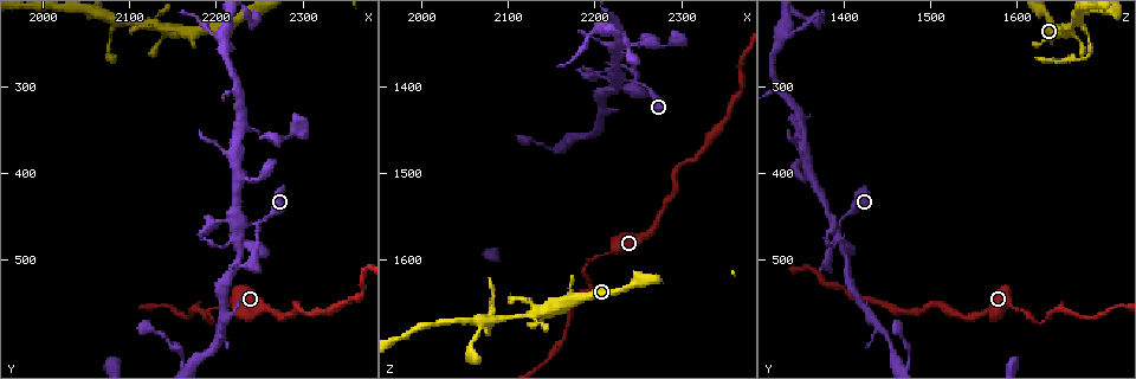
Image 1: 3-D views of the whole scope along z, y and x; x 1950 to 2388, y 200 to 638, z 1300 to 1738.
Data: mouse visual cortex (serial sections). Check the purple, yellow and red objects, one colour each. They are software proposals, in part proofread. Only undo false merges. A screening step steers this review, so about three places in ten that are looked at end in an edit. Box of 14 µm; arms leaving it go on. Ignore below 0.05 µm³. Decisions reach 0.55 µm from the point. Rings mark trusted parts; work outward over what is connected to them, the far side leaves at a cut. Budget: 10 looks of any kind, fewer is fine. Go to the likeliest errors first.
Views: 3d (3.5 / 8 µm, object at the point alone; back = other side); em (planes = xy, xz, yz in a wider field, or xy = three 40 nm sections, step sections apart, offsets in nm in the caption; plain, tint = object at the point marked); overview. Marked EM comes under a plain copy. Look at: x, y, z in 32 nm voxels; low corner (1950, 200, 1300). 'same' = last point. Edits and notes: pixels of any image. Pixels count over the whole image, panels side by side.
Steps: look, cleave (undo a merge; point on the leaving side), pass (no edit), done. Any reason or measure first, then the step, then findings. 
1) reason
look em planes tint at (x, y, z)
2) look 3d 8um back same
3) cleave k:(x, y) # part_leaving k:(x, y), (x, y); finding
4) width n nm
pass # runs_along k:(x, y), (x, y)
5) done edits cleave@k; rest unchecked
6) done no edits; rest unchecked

thin neck
look 3d 3.5um at (2235, 455, 1390)

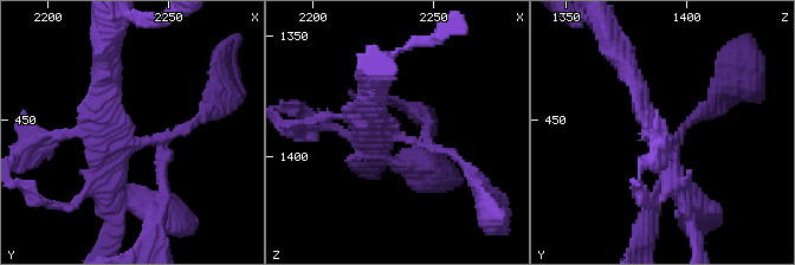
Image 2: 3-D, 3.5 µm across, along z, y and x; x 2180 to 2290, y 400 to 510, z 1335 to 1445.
look em xy step 2 tint at (2232, 460, 1391)

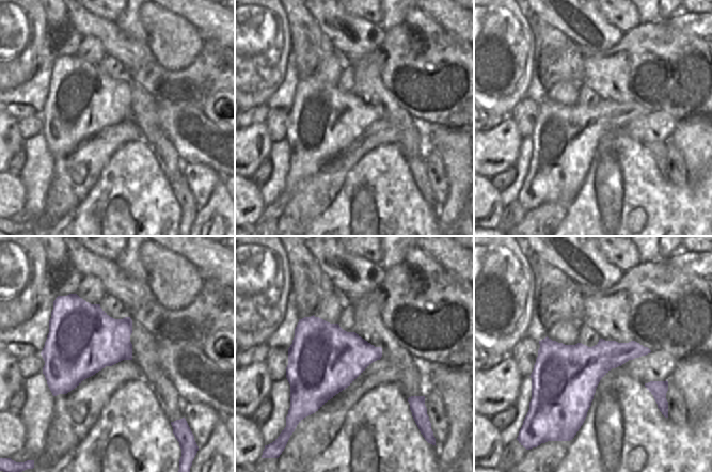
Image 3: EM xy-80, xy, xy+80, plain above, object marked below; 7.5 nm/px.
width 550 nm
pass # runs_along 2:(460, 161), (392, 134), (369, 101); all the same cell

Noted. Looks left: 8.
sharp bend
look 3d 3.5um at (2195, 570, 1635)

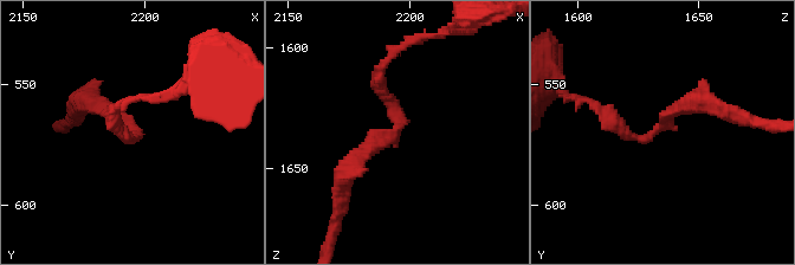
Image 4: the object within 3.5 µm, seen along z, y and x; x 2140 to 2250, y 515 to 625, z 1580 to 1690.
arm_widths 150, 200 nm
look em xy step 3 tint at (2195, 570, 1633)

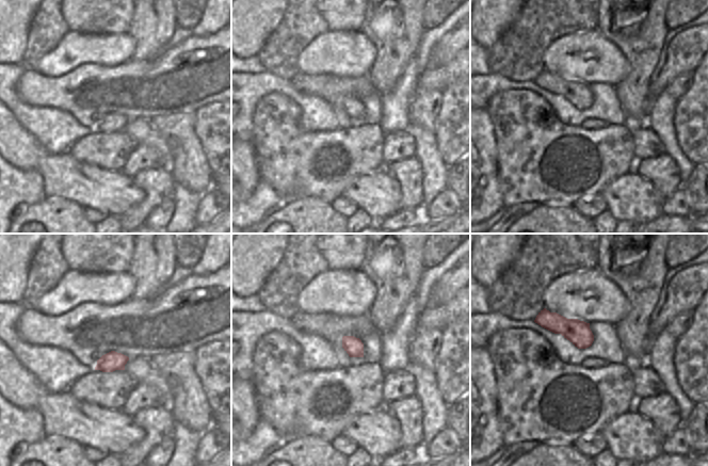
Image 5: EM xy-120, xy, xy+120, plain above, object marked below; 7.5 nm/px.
pass # runs_along 4:(383, 66), (398, 130), (347, 170); continuous, no second cell

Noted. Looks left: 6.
thick turns thin
look 3d 8um at (2130, 230, 1660)

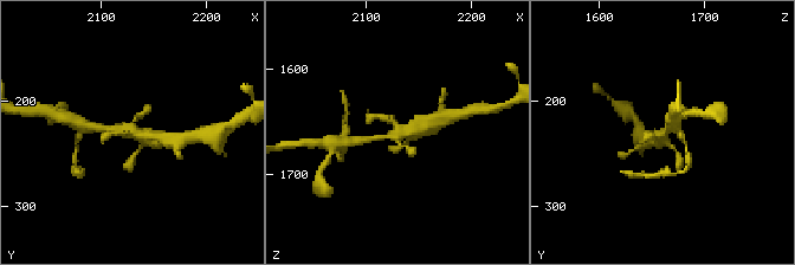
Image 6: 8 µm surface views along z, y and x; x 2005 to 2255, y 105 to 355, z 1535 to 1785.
look em xy step 5 tint at (2132, 230, 1660)

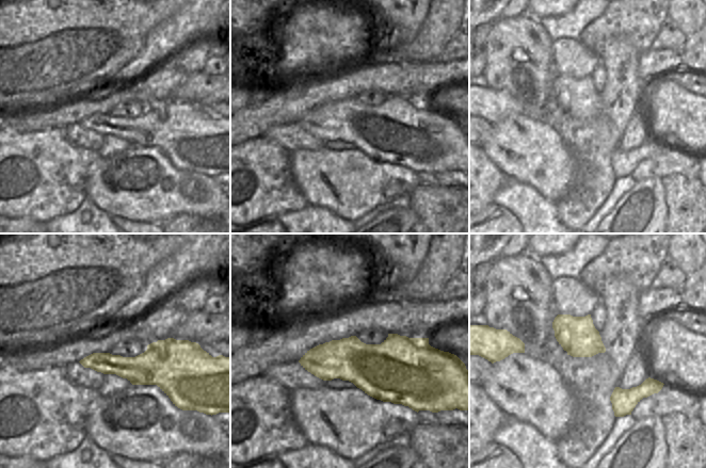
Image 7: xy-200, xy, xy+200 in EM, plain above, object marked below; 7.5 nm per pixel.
pass # one cell here

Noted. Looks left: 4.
three arms meet
look 3d 3.5um back at (2080, 235, 1680)

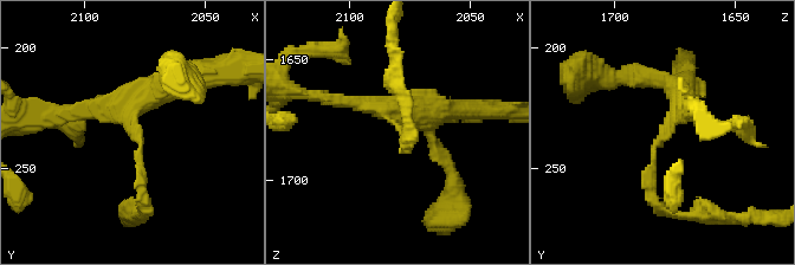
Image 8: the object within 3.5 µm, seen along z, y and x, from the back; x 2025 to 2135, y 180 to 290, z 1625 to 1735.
arms 3; arm_widths 150, 200, 400 nm; shape alone is not enough
look em xy step 5 tint at (2080, 232, 1679)

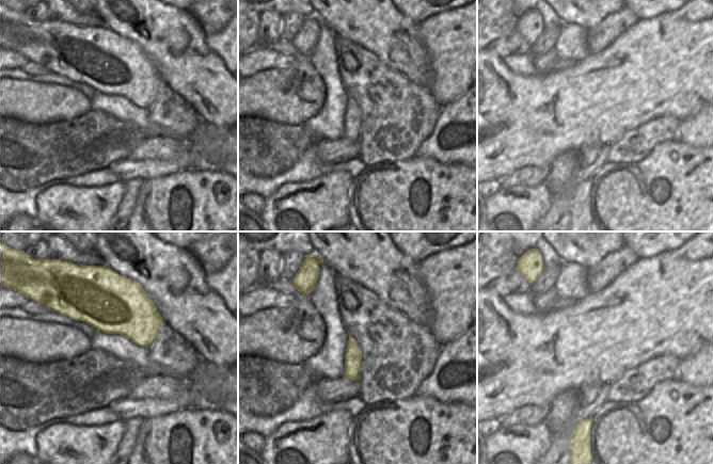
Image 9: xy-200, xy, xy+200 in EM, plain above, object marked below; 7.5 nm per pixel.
look em xy step 1 tint same

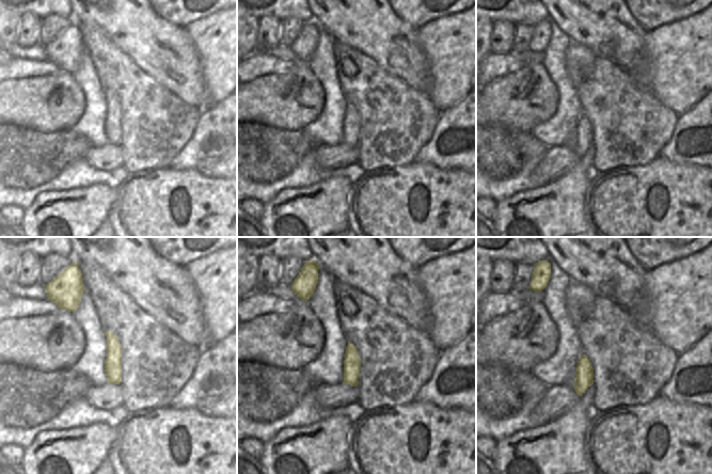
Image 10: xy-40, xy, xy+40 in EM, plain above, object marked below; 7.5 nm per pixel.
cleave 8:(651, 180) # border 10:(587, 357), (587, 380), (589, 385); a second cell is stuck on

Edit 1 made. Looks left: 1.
done edits cleave@8; rest unchecked

